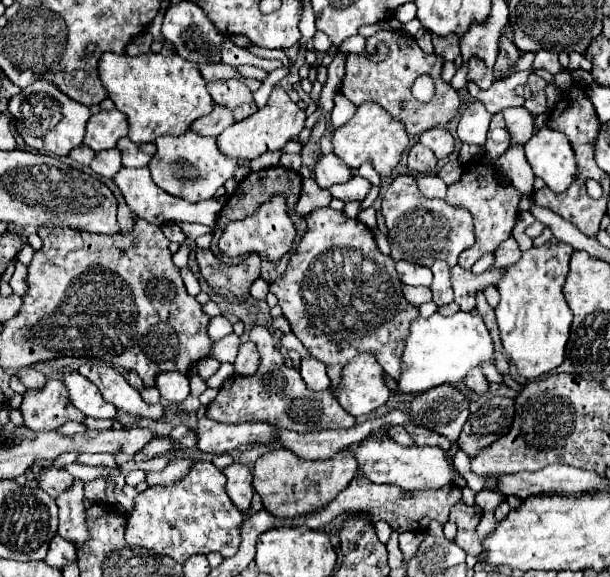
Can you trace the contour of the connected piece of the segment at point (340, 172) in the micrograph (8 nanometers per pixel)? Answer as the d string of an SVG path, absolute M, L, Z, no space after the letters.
M323 154L321 160L315 164L313 168L315 172L315 182L319 184L319 188L329 190L335 184L343 184L349 182L353 178L351 170L345 166L343 160L339 160L335 154Z

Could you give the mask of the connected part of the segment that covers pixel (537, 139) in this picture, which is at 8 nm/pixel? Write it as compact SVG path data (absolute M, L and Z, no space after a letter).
M541 128L523 146L527 162L537 178L541 178L553 192L565 192L579 174L575 152L569 138L557 130Z

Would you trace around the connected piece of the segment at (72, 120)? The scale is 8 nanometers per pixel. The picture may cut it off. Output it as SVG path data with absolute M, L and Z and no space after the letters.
M33 82L19 96L9 102L9 112L17 120L17 132L25 144L33 150L45 150L55 156L67 156L73 148L83 144L85 124L89 120L89 108L67 98L63 92L55 90L51 82Z

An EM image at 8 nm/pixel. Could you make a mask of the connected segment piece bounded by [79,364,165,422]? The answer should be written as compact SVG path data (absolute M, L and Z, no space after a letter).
M83 364L79 368L79 374L91 380L101 390L103 398L115 404L117 410L157 422L163 418L163 410L165 410L163 404L147 404L139 396L139 392L133 386L129 386L129 382L115 368L107 364Z

